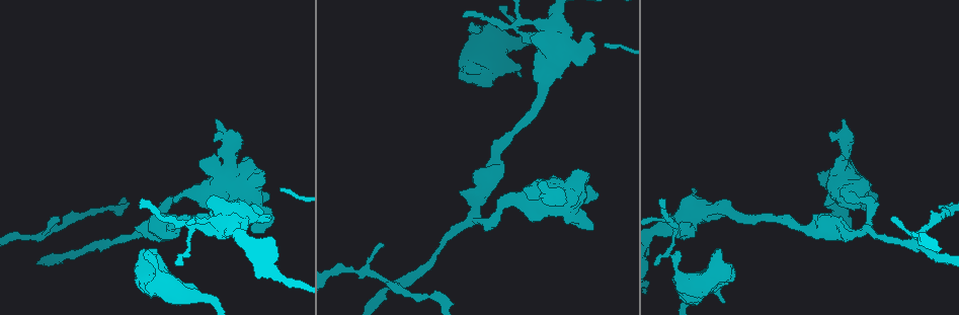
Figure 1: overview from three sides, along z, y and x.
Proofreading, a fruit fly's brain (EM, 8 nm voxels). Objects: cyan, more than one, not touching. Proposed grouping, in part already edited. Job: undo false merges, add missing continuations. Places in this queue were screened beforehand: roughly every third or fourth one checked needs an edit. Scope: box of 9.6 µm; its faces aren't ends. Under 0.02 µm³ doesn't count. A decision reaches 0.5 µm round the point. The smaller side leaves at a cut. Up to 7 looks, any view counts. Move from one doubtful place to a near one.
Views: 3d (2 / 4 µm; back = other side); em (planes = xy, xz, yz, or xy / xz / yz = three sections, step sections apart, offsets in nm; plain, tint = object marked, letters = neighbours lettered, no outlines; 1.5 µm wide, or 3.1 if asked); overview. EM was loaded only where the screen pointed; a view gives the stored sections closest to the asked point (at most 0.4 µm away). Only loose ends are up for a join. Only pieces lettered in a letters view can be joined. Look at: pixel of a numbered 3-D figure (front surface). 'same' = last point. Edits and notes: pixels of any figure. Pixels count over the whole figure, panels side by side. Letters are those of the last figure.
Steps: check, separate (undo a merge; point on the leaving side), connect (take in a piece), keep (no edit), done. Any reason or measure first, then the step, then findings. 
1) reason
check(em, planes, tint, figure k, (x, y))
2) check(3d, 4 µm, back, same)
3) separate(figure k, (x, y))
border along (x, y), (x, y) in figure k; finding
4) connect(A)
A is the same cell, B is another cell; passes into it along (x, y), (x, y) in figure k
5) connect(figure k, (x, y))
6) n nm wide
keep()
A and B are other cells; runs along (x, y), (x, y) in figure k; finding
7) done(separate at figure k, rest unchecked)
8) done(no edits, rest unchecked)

an open end
check(em, planes, plain, figure 1, (57, 219))

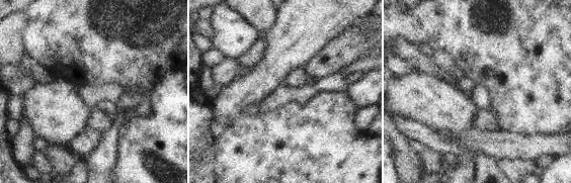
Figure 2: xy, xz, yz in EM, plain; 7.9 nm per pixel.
check(em, planes, letters, same)

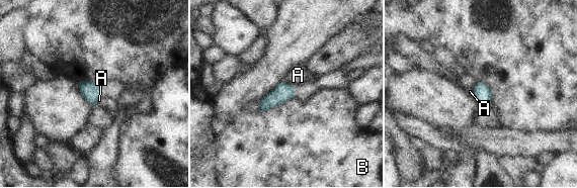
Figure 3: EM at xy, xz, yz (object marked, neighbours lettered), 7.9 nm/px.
keep()
A and B are other cells; border along (286, 82), (295, 86) in figure 3; no lettered piece goes on from it

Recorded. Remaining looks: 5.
branch stops here
check(3d, 4 µm, figure 1, (844, 120))

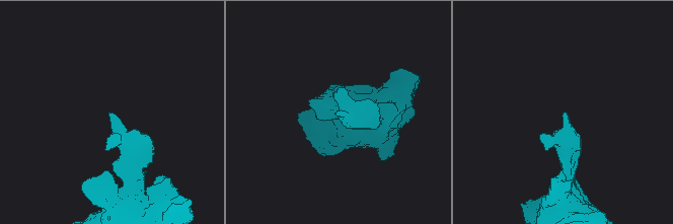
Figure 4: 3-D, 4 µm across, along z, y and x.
need the tissue
check(em, planes, letters, figure 4, (338, 114))

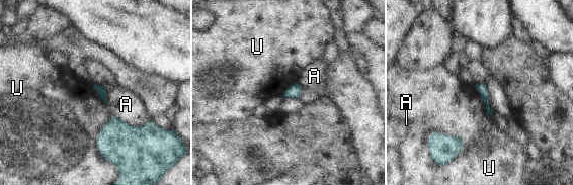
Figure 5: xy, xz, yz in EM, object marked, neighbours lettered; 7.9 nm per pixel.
keep()
A and U are other cells; border along (428, 136), (456, 135), (463, 147) in figure 5; none of them fits

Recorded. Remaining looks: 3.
free end
check(em, planes, letters, figure 1, (470, 30))

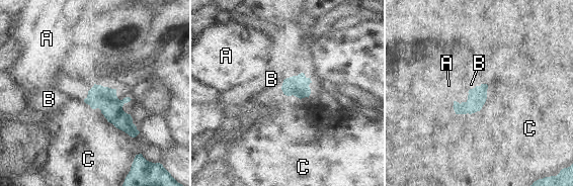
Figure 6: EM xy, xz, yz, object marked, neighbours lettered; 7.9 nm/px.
keep()
A, B and C are other cells; border along (87, 92), (139, 133) in figure 6; none of them fits

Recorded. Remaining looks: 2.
done(no edits, rest unchecked)

